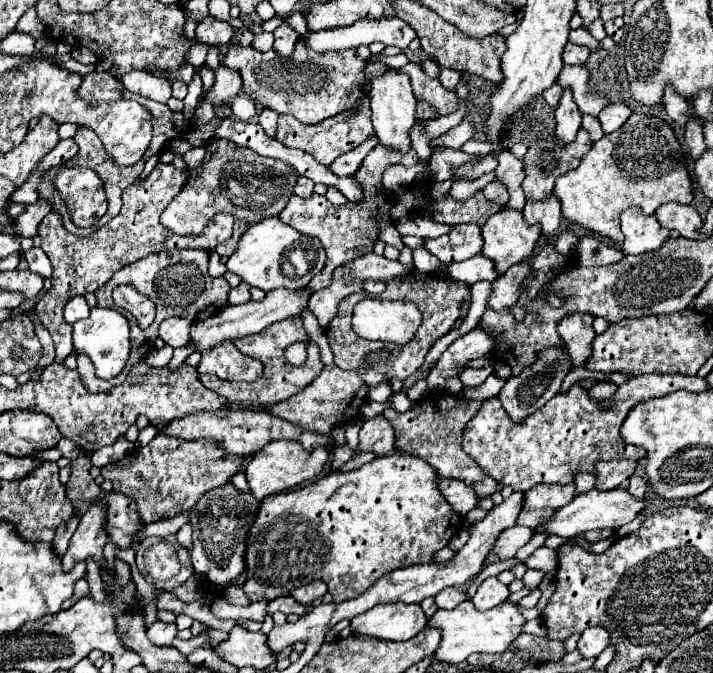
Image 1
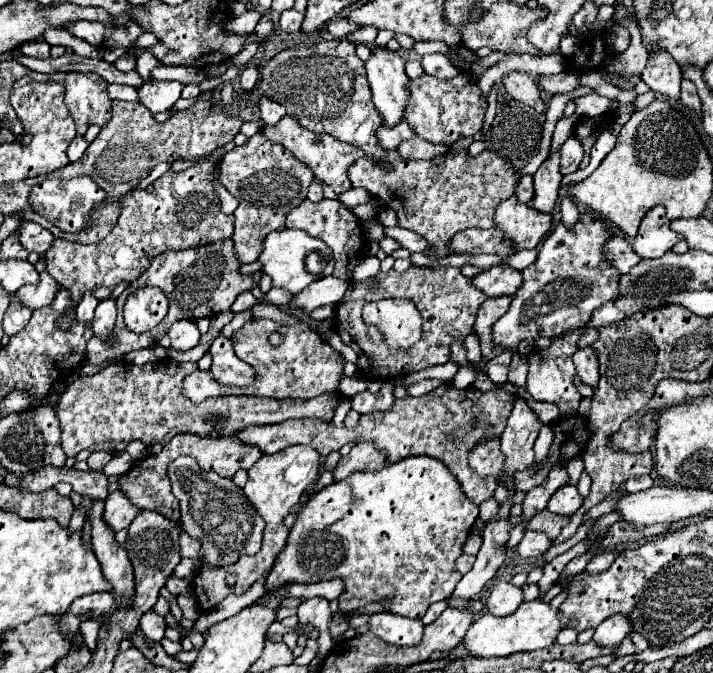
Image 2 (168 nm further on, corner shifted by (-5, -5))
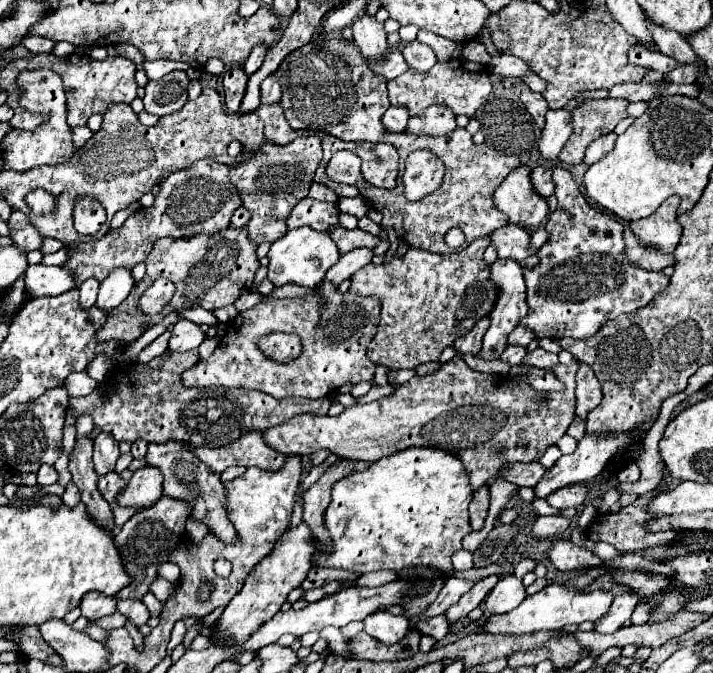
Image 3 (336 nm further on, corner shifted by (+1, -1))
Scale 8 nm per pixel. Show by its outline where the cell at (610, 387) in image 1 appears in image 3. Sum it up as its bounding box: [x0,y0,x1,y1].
[566,418,586,440]

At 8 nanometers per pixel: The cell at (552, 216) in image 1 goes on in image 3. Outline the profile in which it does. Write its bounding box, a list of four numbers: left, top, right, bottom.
[540,110,572,158]

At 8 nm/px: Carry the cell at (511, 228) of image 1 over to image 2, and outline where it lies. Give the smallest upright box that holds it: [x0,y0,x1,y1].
[494,196,552,252]

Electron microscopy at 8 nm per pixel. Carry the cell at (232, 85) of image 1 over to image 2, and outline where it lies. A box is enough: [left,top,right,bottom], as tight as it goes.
[240,66,258,92]

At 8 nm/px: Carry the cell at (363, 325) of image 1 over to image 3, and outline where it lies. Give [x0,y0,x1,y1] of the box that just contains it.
[182,282,380,400]

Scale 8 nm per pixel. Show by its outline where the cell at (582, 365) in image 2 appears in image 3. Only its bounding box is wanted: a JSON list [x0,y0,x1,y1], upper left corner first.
[576,364,602,420]

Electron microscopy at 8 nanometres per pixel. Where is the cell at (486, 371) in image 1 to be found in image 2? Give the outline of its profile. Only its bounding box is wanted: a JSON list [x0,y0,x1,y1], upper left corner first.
[486,352,512,384]

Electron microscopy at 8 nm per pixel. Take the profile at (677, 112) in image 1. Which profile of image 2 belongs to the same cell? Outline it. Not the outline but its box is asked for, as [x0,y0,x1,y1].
[642,48,682,100]

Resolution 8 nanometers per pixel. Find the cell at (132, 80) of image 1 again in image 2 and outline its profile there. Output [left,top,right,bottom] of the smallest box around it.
[138,82,184,112]

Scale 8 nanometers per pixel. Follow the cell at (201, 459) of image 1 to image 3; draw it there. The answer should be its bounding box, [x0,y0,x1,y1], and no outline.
[194,432,288,472]

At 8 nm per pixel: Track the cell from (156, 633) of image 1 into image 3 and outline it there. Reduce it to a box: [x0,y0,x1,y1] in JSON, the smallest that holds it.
[118,600,150,626]

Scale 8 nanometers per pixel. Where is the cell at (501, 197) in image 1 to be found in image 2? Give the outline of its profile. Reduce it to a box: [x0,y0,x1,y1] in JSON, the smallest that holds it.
[514,176,534,202]

